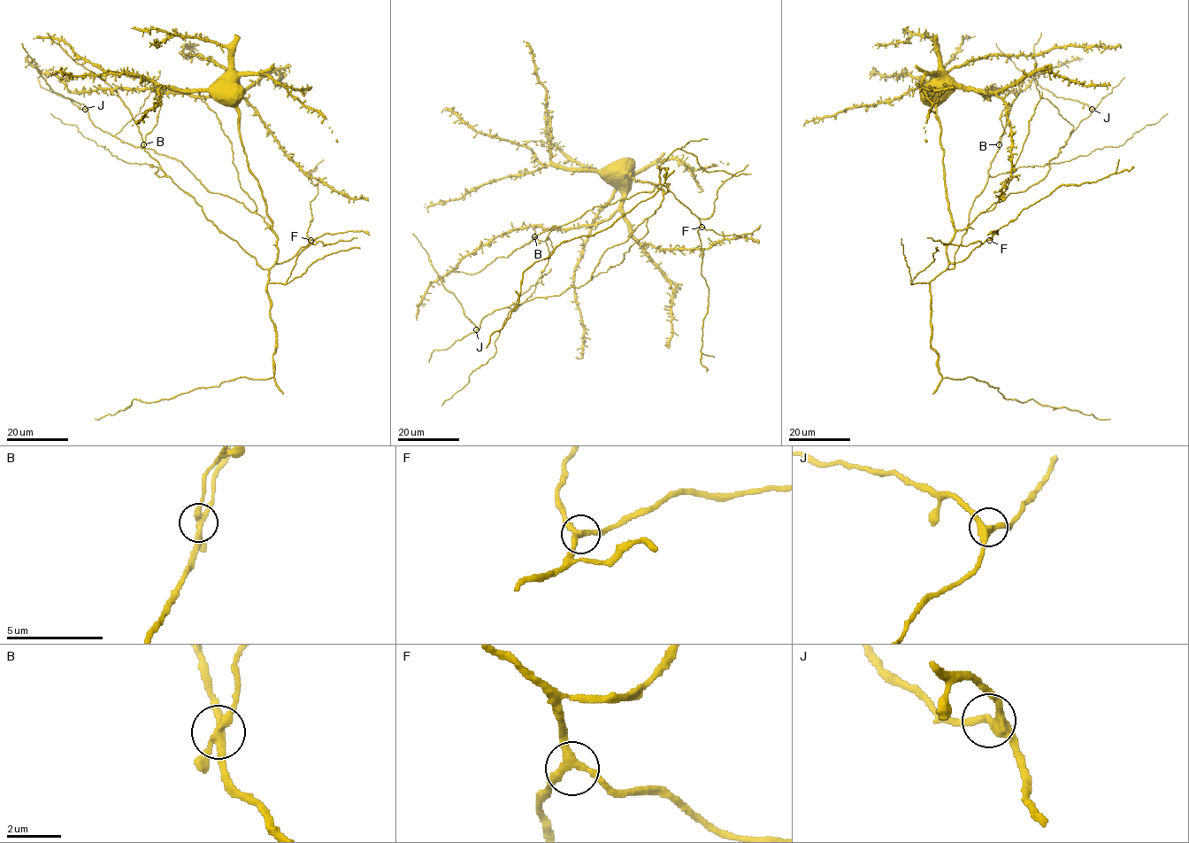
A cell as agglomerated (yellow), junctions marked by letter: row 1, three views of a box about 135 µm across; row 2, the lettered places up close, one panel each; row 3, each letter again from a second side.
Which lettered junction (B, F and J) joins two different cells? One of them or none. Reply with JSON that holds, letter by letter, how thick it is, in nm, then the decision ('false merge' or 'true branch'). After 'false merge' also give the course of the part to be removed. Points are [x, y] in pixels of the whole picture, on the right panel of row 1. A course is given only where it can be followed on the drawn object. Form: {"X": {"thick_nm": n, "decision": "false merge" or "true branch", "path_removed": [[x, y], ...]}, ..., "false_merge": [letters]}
{"B": {"thick_nm": 280, "decision": "false merge", "path_removed": [[999, 144], [1003, 129], [1001, 111], [1013, 103], [1023, 85]]}, "F": {"thick_nm": 280, "decision": "true branch"}, "J": {"thick_nm": 320, "decision": "true branch"}, "false_merge": ["B"]}

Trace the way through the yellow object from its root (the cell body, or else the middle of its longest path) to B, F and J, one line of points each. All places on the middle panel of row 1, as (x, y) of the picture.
B: (619, 176), (630, 174), (663, 192), (669, 183), (595, 206), (534, 236)
F: (619, 176), (630, 174), (663, 192), (669, 183), (667, 189), (701, 227)
J: (619, 176), (655, 184), (662, 190), (661, 204), (625, 242), (604, 252), (586, 283), (494, 310), (476, 329)

